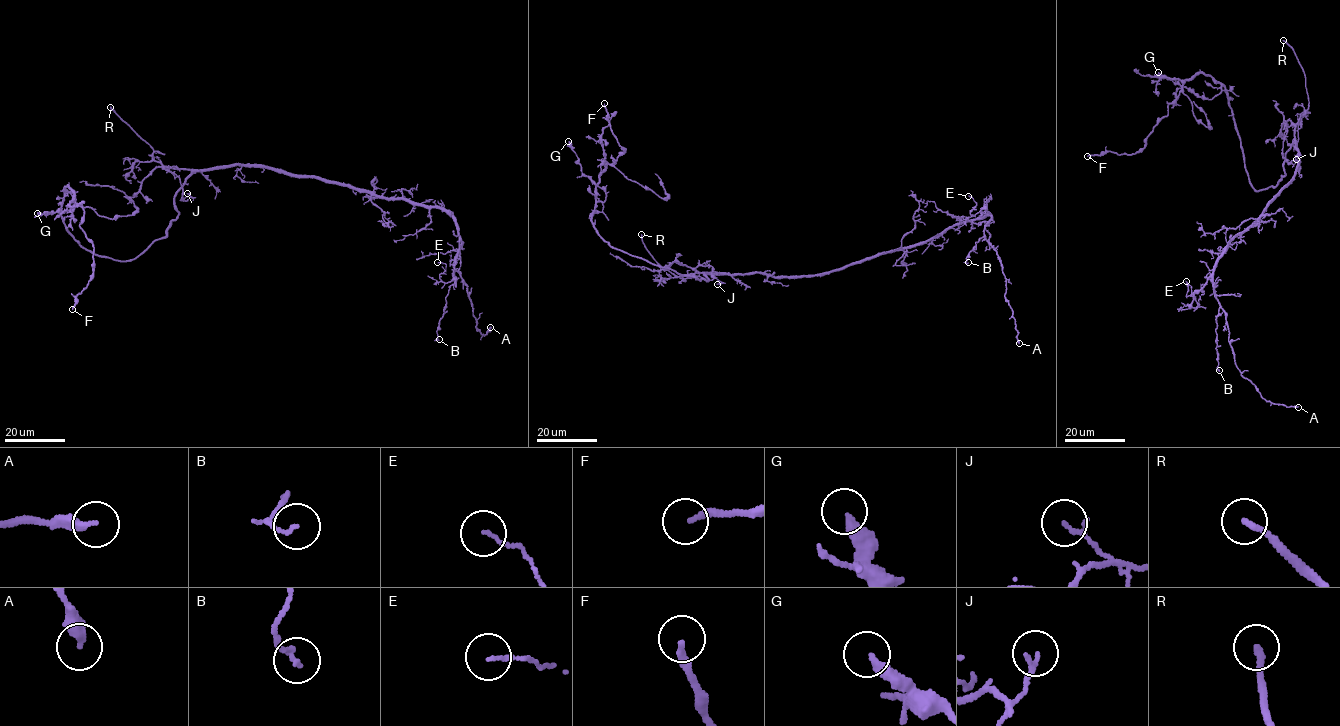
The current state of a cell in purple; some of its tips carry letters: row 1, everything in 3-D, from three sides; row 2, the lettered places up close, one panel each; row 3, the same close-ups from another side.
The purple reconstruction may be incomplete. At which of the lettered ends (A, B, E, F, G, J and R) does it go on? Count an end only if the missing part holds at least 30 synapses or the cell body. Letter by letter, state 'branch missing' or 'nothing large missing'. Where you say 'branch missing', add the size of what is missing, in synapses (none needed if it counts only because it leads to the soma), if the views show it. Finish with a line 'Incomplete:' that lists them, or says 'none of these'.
A: nothing large missing
B: nothing large missing
E: nothing large missing
F: branch missing; about 40 synapses
G: nothing large missing
J: nothing large missing
R: nothing large missing
Incomplete: F

